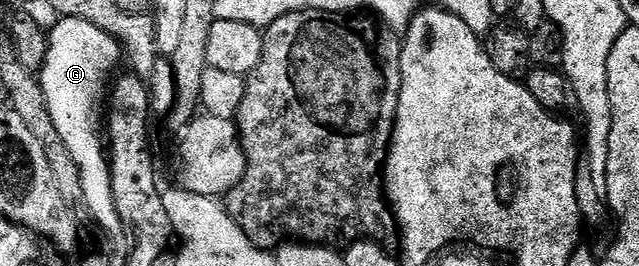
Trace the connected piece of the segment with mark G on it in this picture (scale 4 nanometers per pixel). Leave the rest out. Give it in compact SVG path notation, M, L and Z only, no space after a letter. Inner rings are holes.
M69 16L59 18L50 30L44 64L37 76L43 87L49 118L53 120L61 142L65 142L65 150L69 150L69 158L73 158L79 168L81 194L85 194L85 202L94 209L94 217L104 227L107 242L117 240L125 234L123 223L117 214L117 202L113 198L111 166L105 151L105 140L101 135L101 105L109 88L107 72L113 71L119 60L121 64L121 45L118 40L93 26L93 22Z

